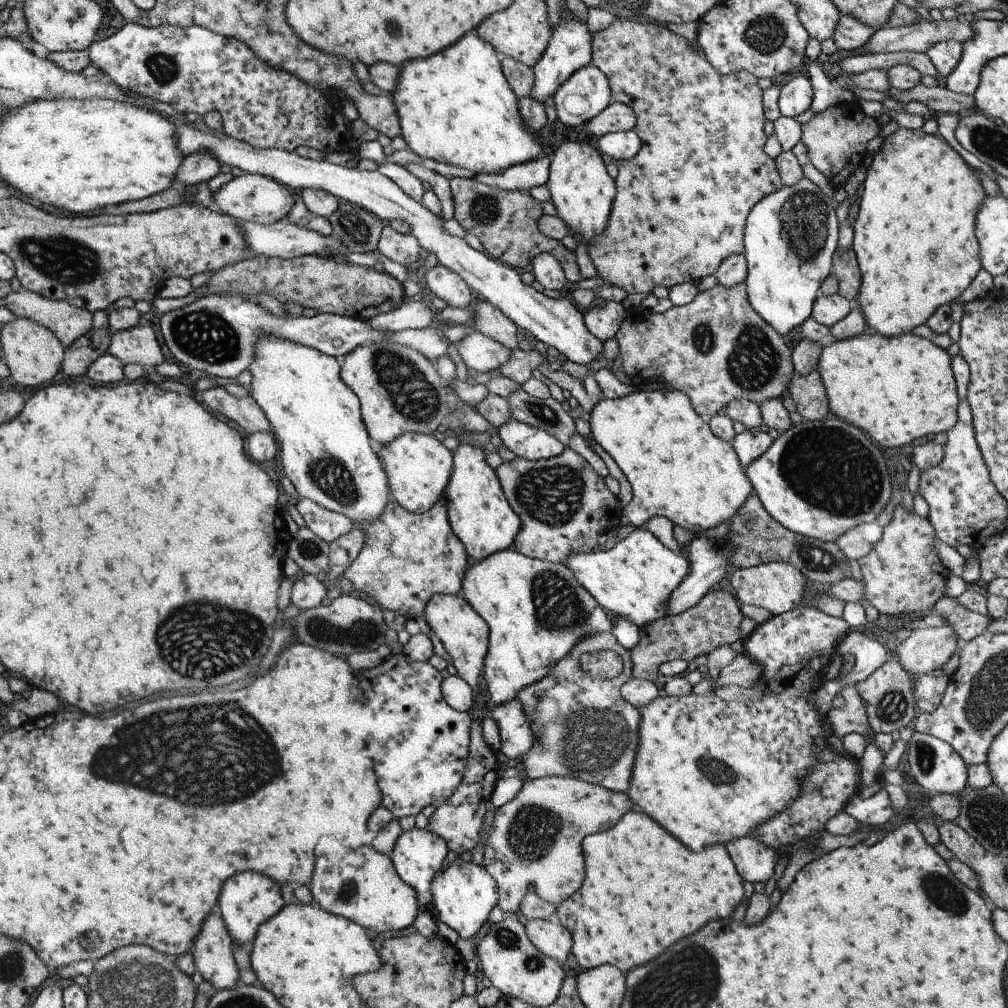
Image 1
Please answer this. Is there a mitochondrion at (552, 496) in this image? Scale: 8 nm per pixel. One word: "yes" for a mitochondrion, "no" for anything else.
yes

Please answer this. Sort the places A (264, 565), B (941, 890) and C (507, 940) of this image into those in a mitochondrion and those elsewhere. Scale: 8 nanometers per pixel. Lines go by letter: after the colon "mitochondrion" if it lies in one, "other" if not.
A: other
B: mitochondrion
C: mitochondrion

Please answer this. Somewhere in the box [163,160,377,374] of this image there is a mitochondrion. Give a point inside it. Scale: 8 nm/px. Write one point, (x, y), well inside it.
(201, 333)

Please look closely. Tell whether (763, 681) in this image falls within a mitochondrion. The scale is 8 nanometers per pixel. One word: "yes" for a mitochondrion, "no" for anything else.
no

